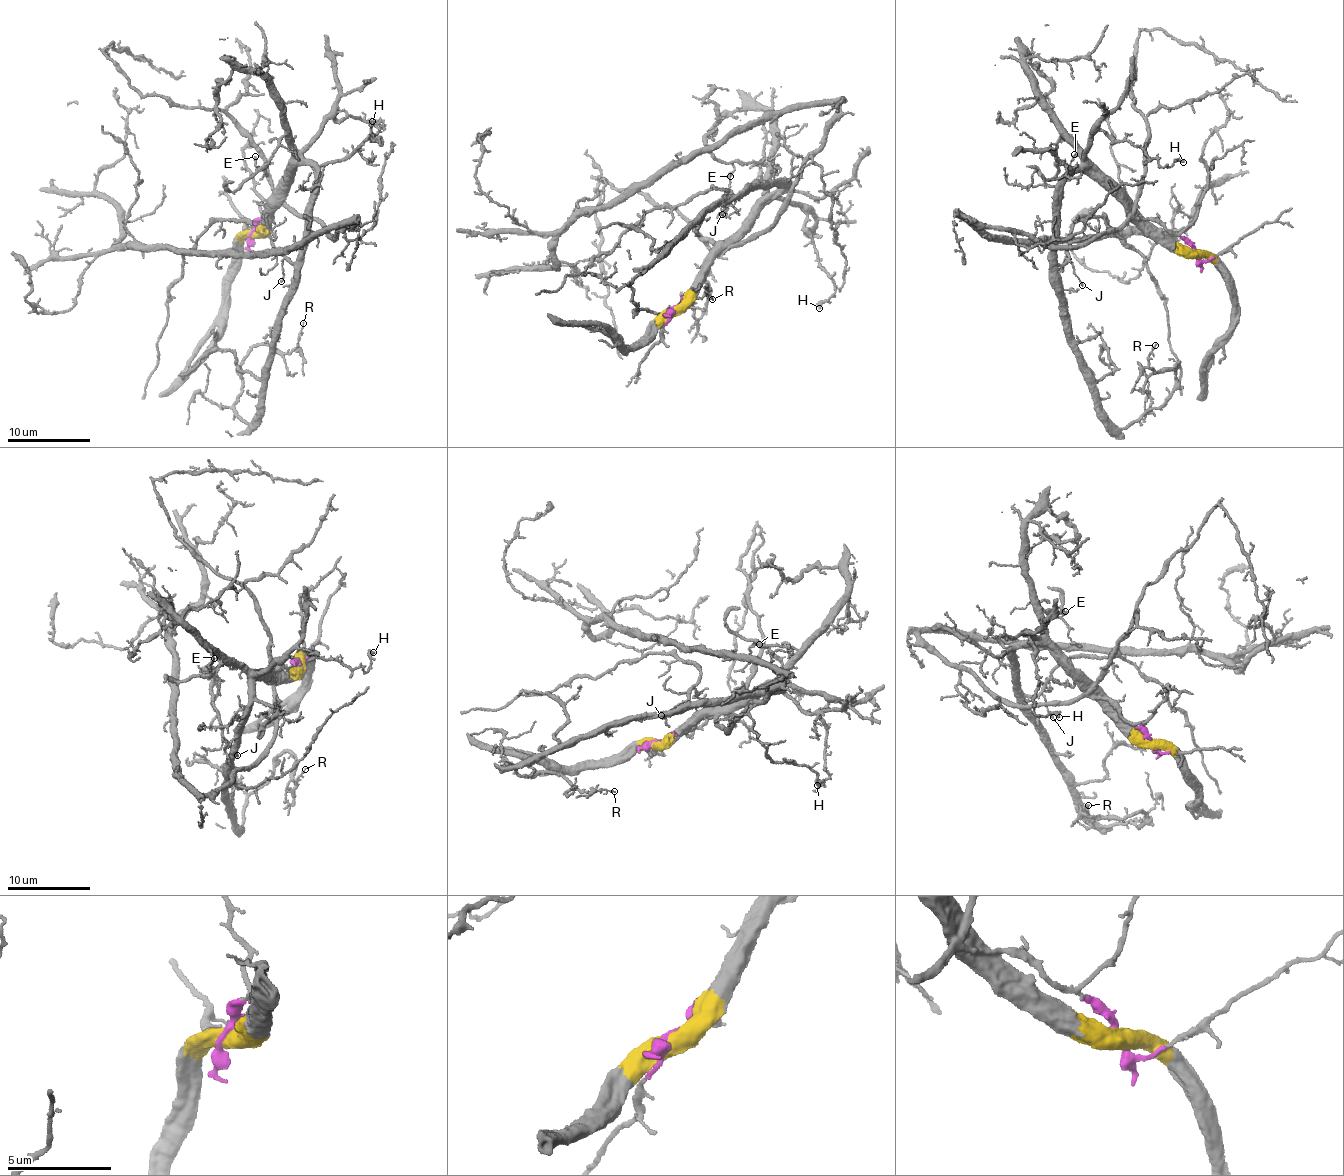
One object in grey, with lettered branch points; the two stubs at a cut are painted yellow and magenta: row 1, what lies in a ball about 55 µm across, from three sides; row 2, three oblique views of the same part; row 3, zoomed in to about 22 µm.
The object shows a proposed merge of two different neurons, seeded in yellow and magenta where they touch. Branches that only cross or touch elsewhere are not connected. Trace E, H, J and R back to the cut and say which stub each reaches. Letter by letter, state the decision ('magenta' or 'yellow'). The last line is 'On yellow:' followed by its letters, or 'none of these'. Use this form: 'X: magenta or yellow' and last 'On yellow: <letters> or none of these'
E: yellow
H: yellow
J: yellow
R: yellow
On yellow: E, H, J, R

